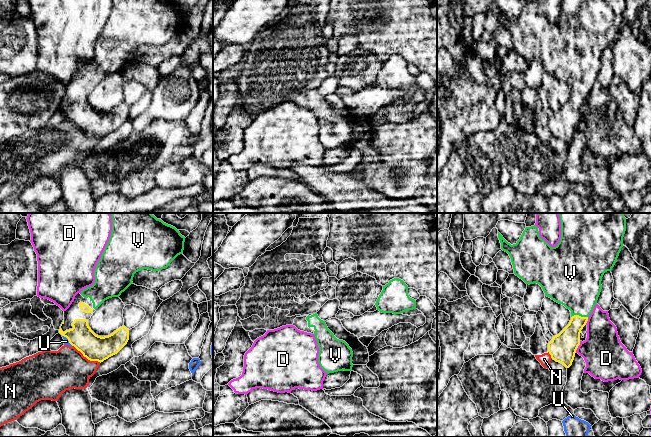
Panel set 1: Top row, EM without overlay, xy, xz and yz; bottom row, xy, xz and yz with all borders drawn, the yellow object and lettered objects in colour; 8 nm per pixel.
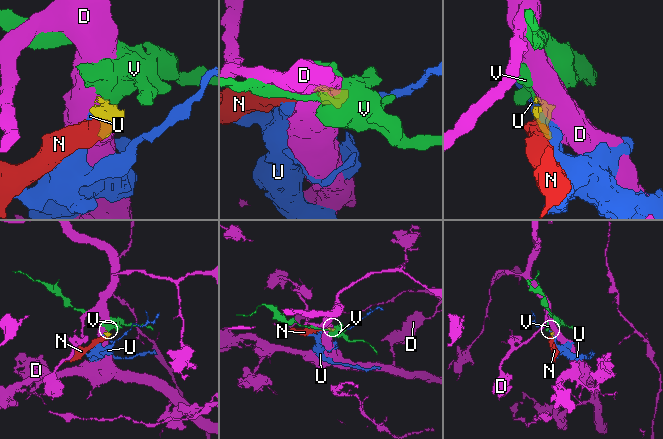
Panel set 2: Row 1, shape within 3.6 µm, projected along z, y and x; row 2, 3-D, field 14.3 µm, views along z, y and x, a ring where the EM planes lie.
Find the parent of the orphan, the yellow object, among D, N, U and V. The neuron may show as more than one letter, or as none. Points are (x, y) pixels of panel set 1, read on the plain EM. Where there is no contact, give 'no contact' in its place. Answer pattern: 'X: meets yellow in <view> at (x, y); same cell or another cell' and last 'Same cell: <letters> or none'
D: meets yellow in yz at (577, 123); another cell
N: meets yellow in xy at (86, 133); another cell
U: meets yellow in xy at (68, 116); another cell
V: meets yellow in yz at (580, 92); same cell
Same cell: V

